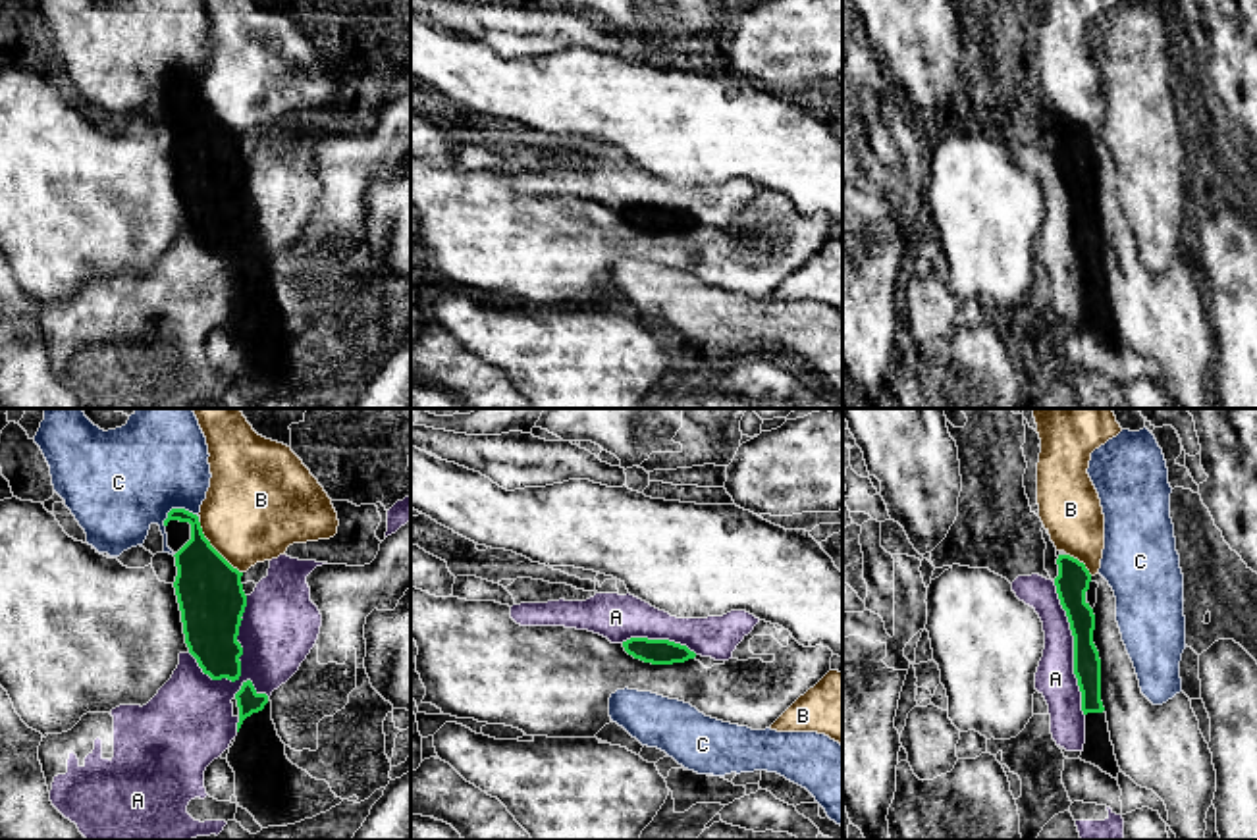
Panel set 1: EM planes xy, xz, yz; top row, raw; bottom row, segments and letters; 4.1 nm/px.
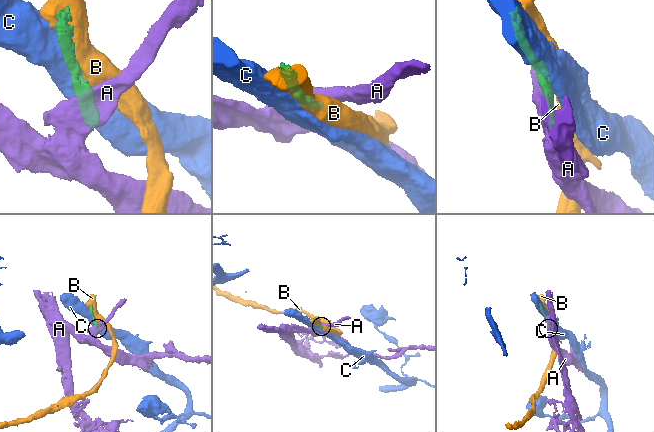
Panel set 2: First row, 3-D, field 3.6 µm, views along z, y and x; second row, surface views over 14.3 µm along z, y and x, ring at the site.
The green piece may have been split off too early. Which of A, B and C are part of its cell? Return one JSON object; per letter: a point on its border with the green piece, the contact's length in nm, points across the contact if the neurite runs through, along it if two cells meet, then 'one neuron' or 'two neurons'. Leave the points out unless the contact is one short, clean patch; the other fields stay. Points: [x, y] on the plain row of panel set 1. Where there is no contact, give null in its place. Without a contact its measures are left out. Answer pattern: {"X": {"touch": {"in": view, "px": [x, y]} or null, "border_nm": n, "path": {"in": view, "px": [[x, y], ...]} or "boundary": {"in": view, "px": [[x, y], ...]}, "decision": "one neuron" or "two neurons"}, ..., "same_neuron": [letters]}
{"A": {"touch": {"in": "xy", "px": [241, 218]}, "border_nm": 380, "decision": "two neurons"}, "B": {"touch": {"in": "xy", "px": [214, 118]}, "border_nm": 280, "decision": "two neurons"}, "C": {"touch": {"in": "xy", "px": [176, 78]}, "border_nm": 160, "decision": "two neurons"}, "same_neuron": []}

